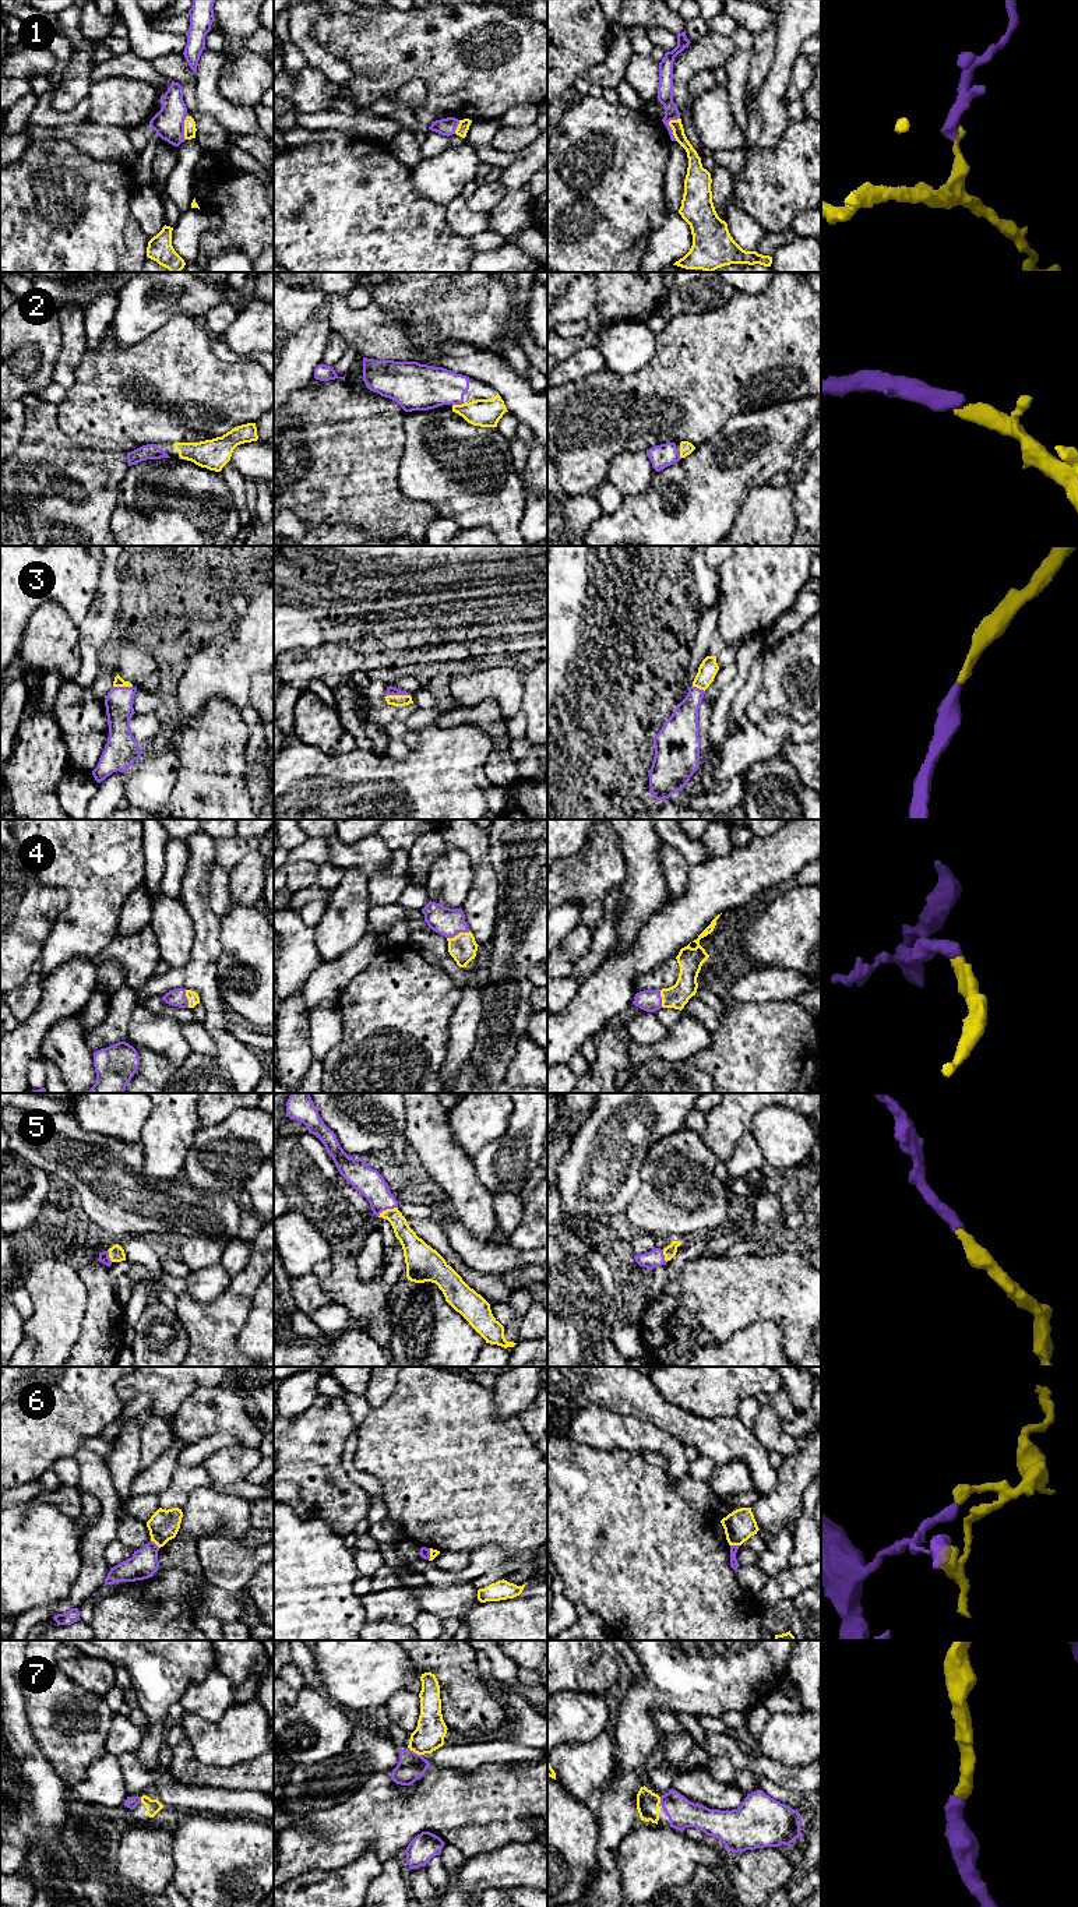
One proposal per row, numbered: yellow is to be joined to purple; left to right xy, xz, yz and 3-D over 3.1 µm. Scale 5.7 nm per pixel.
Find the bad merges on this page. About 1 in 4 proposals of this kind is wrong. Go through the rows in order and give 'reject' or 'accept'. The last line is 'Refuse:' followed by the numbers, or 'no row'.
1: reject
2: accept
3: accept
4: accept
5: accept
6: reject
7: accept
Refuse: 1, 6

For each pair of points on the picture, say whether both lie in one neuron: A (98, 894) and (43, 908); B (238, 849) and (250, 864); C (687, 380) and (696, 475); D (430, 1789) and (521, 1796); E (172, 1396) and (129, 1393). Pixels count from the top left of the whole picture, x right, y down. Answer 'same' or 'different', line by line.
A: different
B: different
C: different
D: same
E: same

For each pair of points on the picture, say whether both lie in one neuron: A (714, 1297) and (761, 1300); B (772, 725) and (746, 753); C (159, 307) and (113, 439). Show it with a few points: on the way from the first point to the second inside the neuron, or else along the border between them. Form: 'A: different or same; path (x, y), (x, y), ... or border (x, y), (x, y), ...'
A: same; path (725, 1297), (750, 1297)
B: same; path (770, 733), (754, 744)
C: different; border (178, 316), (136, 344), (122, 346), (117, 342)

